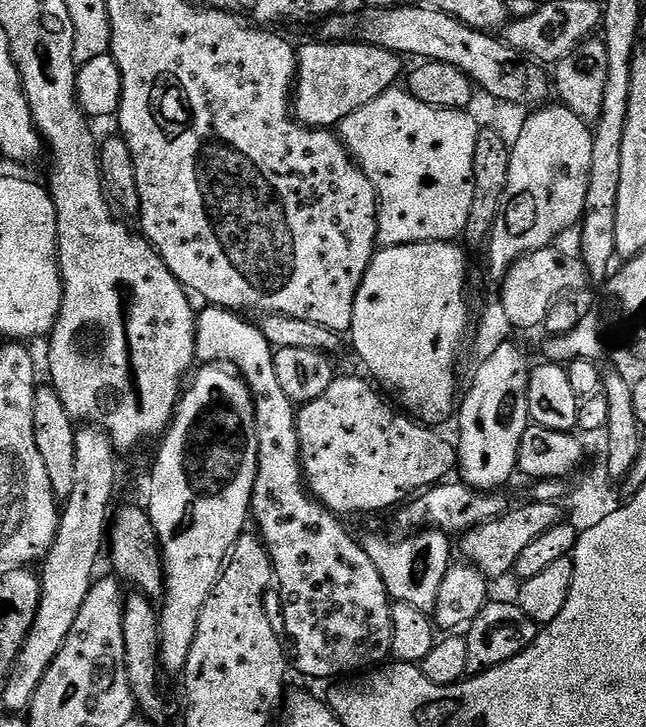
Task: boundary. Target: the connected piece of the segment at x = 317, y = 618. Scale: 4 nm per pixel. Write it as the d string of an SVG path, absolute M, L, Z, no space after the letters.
M204 306L203 309L201 307L196 317L196 354L201 361L219 362L221 365L224 366L231 366L233 369L235 369L235 371L239 372L241 378L245 380L246 383L248 383L248 388L251 390L253 396L255 396L256 398L256 437L258 438L258 470L256 471L256 481L254 482L254 490L252 491L252 506L250 509L250 516L251 519L254 521L254 524L256 520L257 526L260 527L260 529L258 529L258 535L260 539L264 541L268 549L268 553L270 554L270 558L272 559L272 570L274 573L274 580L275 583L278 585L278 588L280 584L280 604L282 607L284 607L284 628L282 624L282 632L283 635L287 637L287 639L288 636L290 639L292 639L292 648L290 644L290 660L291 663L294 665L294 668L297 668L297 670L300 671L302 675L313 676L313 678L316 680L324 680L327 678L327 676L336 676L332 678L340 678L343 677L345 674L360 674L363 673L365 670L371 670L377 666L383 665L385 661L387 661L392 655L392 604L390 603L390 597L388 591L386 590L386 586L382 582L382 574L378 574L378 570L374 570L374 562L370 562L368 552L367 550L365 550L363 543L361 543L359 539L356 541L355 538L352 537L346 529L344 529L344 524L342 521L340 521L343 519L341 519L341 517L337 515L337 513L331 512L329 508L324 507L324 505L321 504L320 501L317 500L316 497L308 491L304 483L304 465L300 463L300 443L298 442L298 430L296 429L296 413L298 411L297 405L293 404L290 398L286 398L286 393L284 393L284 391L282 390L282 386L278 383L278 373L274 371L274 358L276 357L276 354L272 345L266 342L266 338L262 334L262 330L260 329L260 327L258 327L255 323L251 324L251 322L248 320L251 319L245 318L243 315L234 313L228 308Z

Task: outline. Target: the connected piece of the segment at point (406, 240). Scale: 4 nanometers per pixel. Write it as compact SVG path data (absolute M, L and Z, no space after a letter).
M393 86L374 98L374 102L354 110L354 114L340 121L340 139L376 188L381 245L452 242L463 233L470 218L470 202L474 202L474 146L481 129L470 113L426 106L403 87Z

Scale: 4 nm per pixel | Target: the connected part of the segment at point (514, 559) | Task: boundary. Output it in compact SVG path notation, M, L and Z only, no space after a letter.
M531 502L525 508L513 507L511 510L499 516L497 520L491 520L485 524L480 524L476 528L463 533L464 552L467 563L489 578L504 576L513 571L518 562L518 554L538 538L550 530L550 526L561 523L560 504L556 502Z

